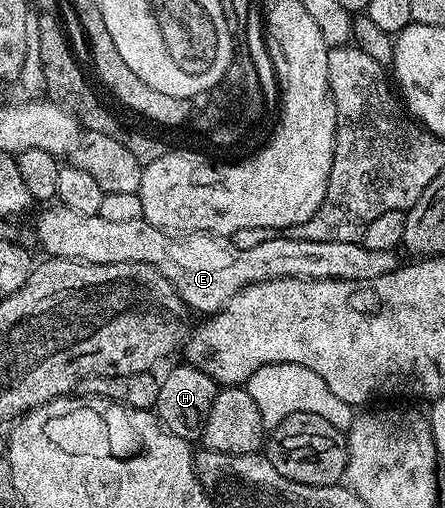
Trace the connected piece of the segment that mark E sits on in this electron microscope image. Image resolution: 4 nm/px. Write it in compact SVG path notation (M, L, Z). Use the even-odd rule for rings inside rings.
M61 204L51 205L38 219L34 222L34 234L38 237L38 242L42 245L43 255L51 258L67 258L73 262L91 262L92 264L116 264L117 262L143 262L152 268L156 268L159 272L169 280L176 288L176 292L180 292L180 296L186 301L191 311L202 313L202 316L213 316L219 310L223 310L232 299L234 299L242 290L248 286L255 286L257 282L271 282L274 278L311 278L312 280L376 280L376 276L384 276L388 272L397 270L400 265L399 256L393 250L385 250L384 252L376 252L364 248L361 241L345 242L344 240L296 240L289 236L272 236L268 240L264 240L264 244L256 244L256 248L236 248L236 244L232 244L229 237L221 234L208 234L205 232L171 232L169 230L161 230L152 224L148 224L145 218L140 217L136 220L123 220L121 224L116 224L113 220L104 220L98 214L92 216L83 216L80 212L72 212L66 206Z

